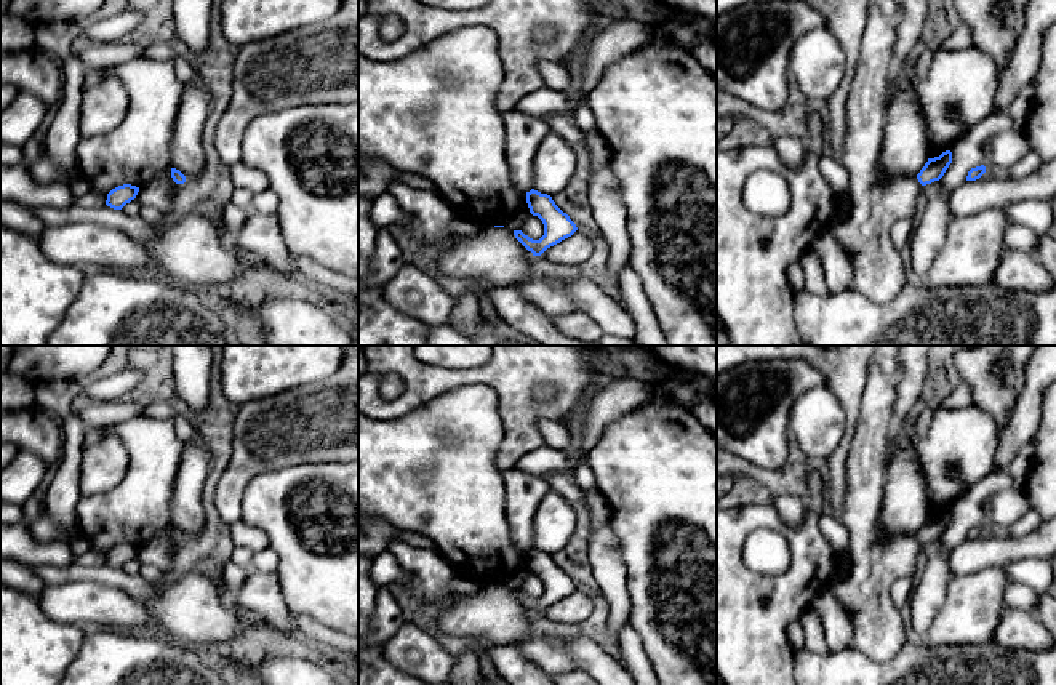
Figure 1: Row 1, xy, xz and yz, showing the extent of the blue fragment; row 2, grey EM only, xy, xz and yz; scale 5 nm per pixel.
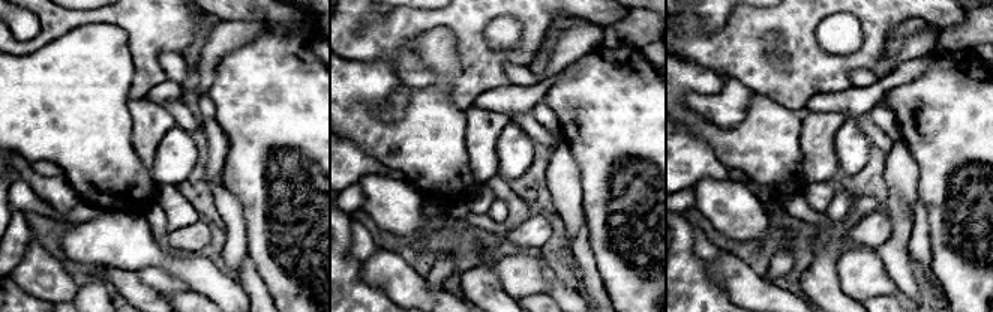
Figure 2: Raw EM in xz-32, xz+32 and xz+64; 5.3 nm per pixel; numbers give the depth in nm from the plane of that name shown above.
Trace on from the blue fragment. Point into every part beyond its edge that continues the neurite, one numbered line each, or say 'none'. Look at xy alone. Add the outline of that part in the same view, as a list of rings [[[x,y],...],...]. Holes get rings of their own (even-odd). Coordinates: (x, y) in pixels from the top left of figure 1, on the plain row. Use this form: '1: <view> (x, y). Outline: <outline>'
none

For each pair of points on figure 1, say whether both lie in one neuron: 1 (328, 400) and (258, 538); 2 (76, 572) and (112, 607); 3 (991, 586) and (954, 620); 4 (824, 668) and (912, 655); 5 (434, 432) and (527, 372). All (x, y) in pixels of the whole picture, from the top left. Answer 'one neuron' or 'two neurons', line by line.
1: two neurons
2: two neurons
3: one neuron
4: one neuron
5: two neurons

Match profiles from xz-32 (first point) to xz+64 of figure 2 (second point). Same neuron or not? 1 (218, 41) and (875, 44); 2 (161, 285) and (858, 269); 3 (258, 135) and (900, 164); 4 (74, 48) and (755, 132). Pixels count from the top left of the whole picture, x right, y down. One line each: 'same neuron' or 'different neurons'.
1: different neurons
2: same neuron
3: different neurons
4: same neuron

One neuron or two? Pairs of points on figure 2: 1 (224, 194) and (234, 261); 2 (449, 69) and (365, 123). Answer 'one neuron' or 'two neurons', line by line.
1: one neuron
2: one neuron

